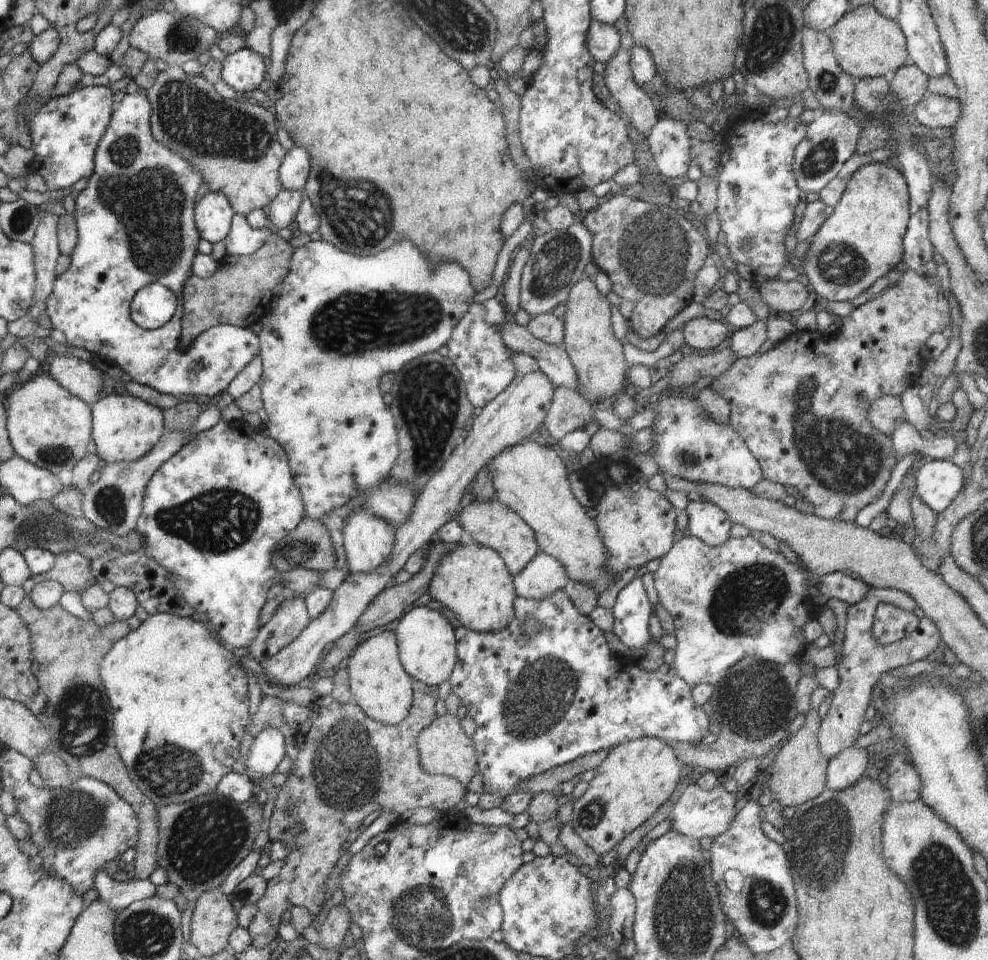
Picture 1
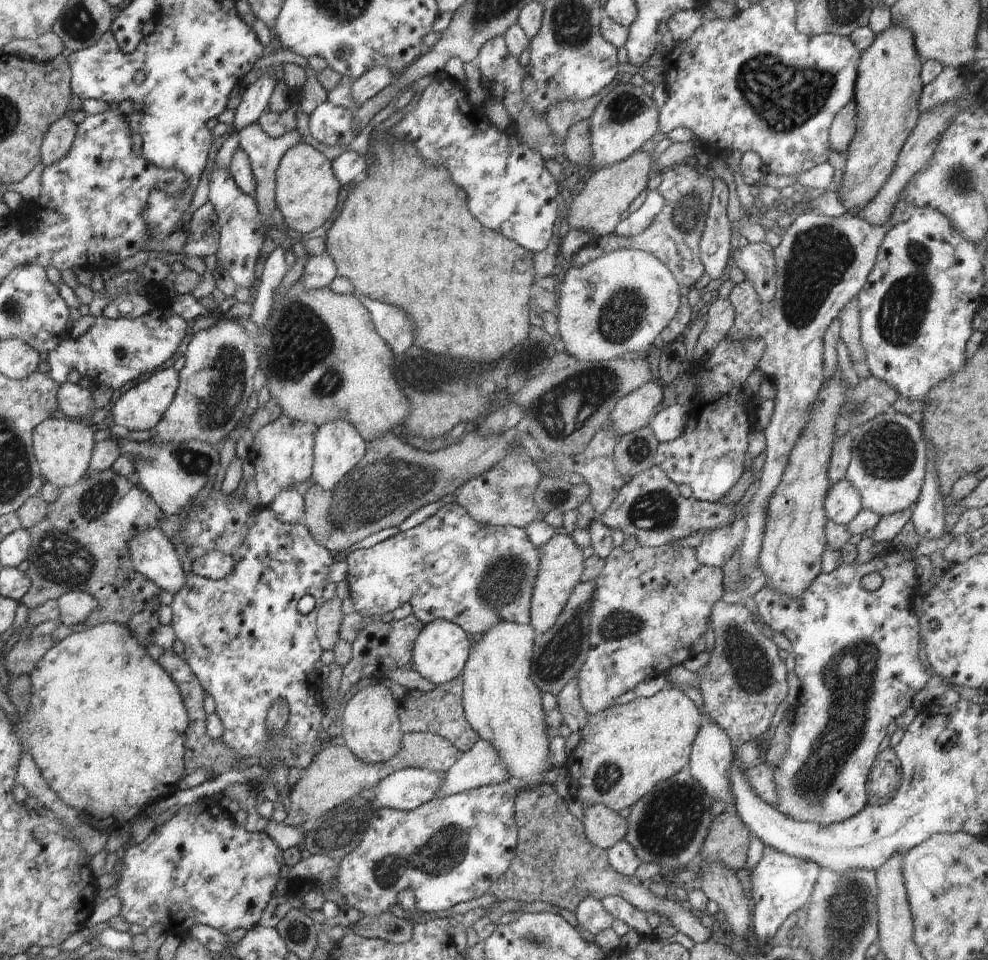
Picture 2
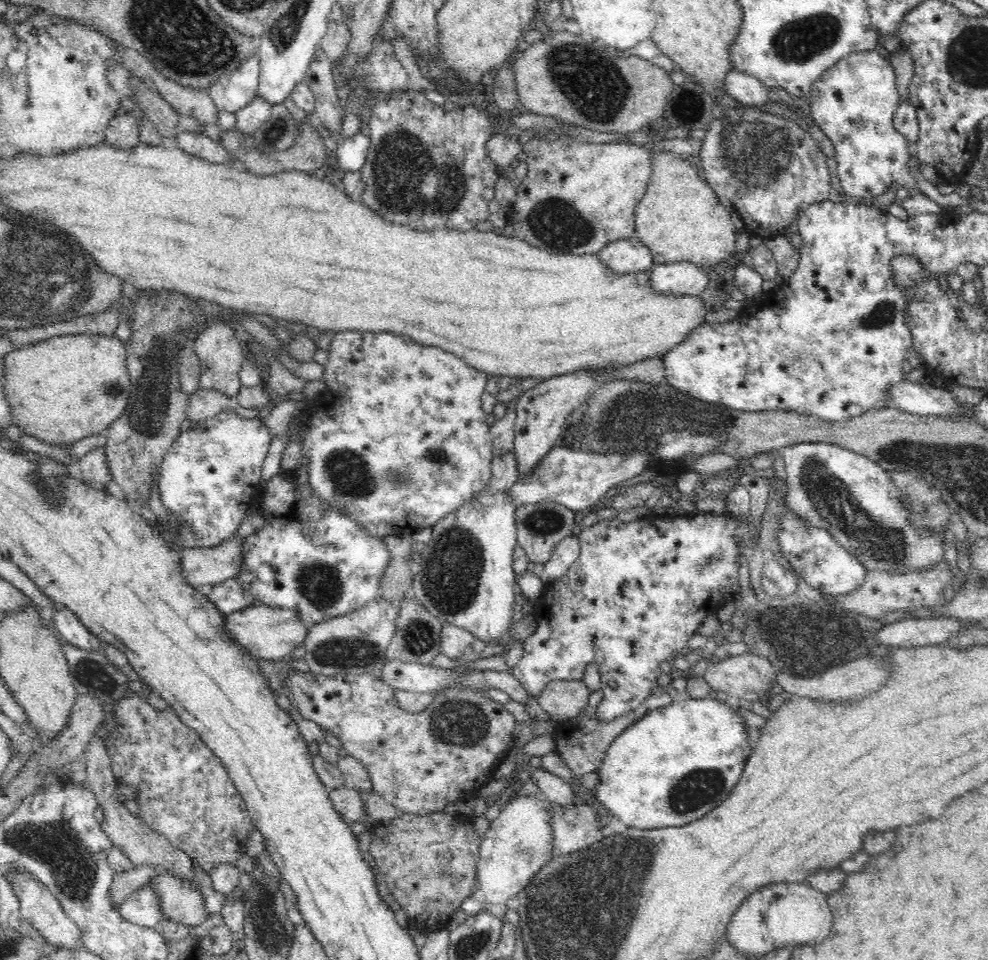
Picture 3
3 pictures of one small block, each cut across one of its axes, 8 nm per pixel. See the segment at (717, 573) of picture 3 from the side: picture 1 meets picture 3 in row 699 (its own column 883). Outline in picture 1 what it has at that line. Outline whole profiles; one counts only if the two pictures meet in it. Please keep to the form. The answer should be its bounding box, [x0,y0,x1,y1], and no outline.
[872,603,919,646]

